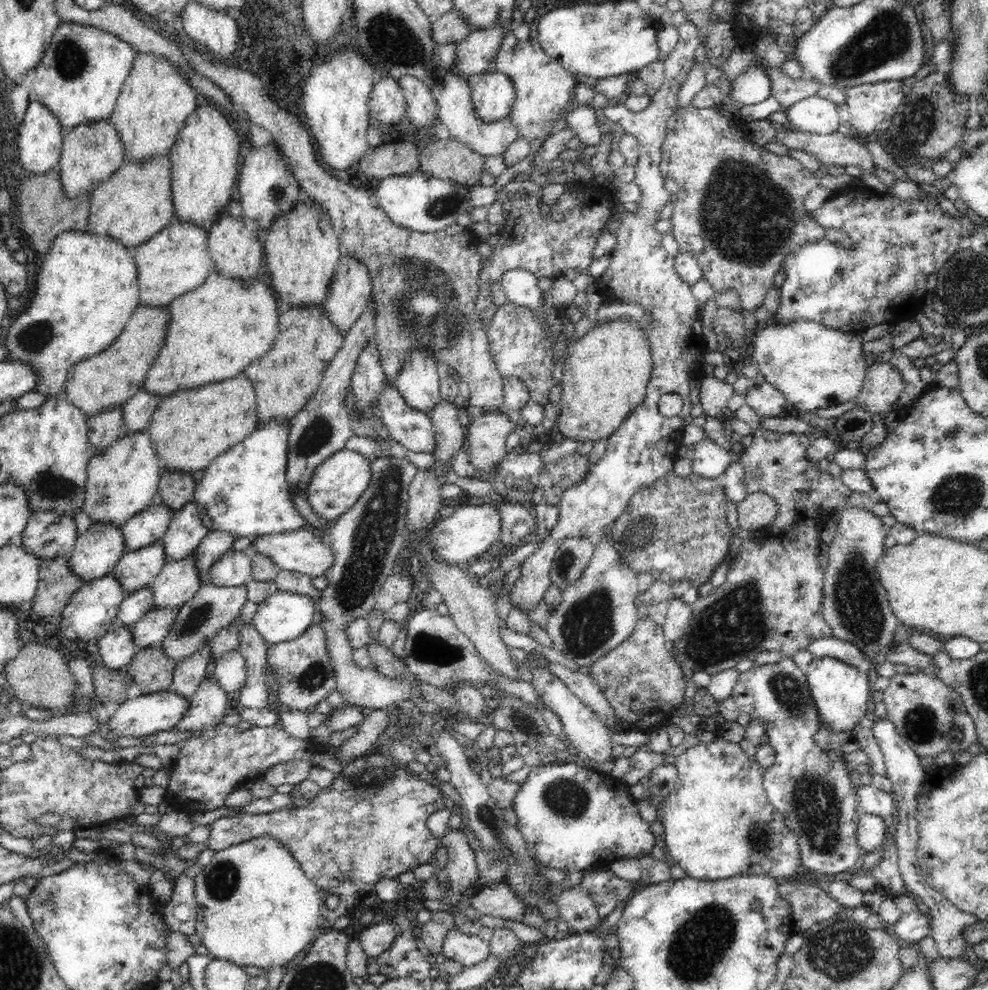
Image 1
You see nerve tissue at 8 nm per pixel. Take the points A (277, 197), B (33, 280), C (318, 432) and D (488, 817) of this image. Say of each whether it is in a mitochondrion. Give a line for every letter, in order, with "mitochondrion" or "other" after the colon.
A: mitochondrion
B: other
C: mitochondrion
D: mitochondrion

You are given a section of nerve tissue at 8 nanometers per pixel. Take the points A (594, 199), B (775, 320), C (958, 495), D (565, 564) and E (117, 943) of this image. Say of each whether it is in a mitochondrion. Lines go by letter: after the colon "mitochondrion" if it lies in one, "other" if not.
A: other
B: other
C: mitochondrion
D: mitochondrion
E: other

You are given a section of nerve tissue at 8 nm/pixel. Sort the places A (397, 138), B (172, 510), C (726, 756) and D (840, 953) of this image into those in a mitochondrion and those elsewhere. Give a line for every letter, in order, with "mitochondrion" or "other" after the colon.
A: other
B: other
C: other
D: mitochondrion

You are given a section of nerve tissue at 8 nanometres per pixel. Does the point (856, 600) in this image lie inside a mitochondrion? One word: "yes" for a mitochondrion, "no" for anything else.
yes

